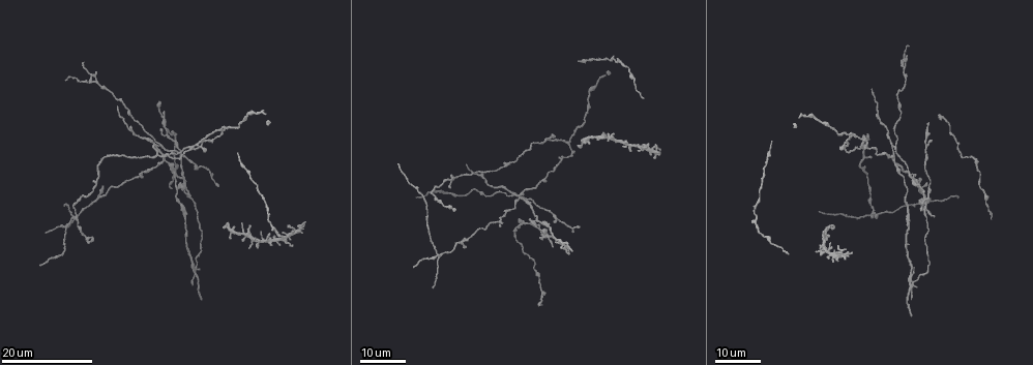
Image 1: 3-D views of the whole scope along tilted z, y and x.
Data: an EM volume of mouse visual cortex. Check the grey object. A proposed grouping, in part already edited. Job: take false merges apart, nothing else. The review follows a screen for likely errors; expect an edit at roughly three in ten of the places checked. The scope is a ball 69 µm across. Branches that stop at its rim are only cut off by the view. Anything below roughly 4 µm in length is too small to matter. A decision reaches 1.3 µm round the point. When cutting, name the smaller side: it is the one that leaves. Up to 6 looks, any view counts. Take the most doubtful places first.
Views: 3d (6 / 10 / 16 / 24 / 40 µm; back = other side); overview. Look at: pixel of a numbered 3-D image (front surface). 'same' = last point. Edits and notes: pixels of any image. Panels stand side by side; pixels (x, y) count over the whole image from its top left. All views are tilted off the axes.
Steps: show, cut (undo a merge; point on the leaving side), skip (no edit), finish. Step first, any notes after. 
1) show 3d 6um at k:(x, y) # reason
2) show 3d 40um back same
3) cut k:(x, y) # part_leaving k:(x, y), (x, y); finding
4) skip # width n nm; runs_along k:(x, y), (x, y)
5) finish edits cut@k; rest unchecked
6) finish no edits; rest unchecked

show 3d 16um at 1:(440, 254) # four or more arms meet

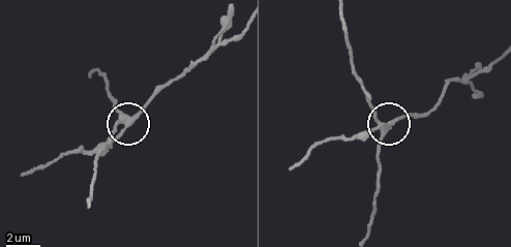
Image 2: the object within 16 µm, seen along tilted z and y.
show 3d 6um at 2:(383, 123) # zoom in

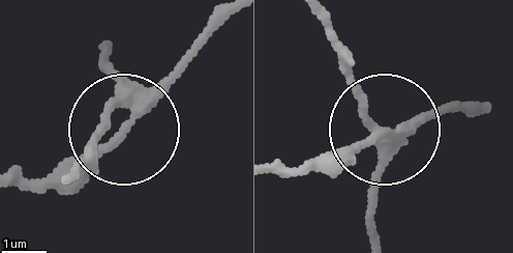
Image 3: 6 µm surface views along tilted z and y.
cut 3:(97, 129) # arms 4; part_leaving 3:(129, 95), (76, 178); two cells meet here

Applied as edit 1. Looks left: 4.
show overview

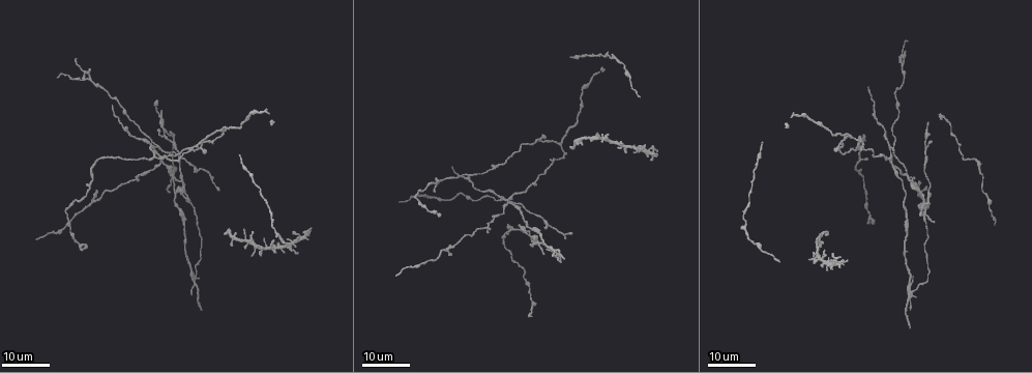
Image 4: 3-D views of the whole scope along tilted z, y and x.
show 3d 24um at 4:(893, 164) # three arms meet

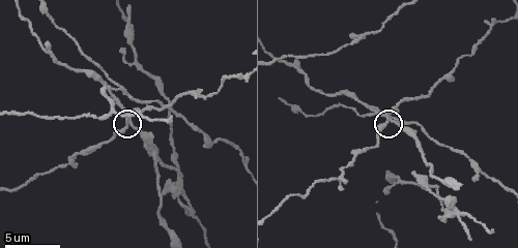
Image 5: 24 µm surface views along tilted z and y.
show 3d 6um at 5:(130, 126) # zoom in

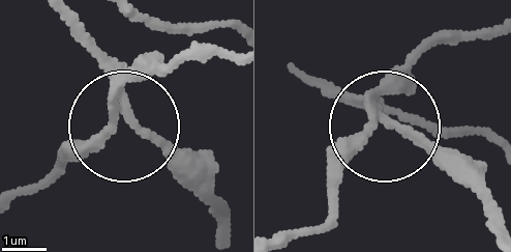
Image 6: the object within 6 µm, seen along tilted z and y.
cut 6:(153, 136) # width 190 nm; part_leaving 6:(116, 91), (134, 130), (219, 223); two cells meet here

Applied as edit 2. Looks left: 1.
show 3d 10um at 5:(377, 212) # thick turns thin

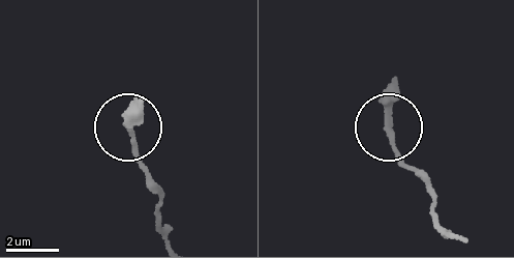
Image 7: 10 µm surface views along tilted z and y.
skip # width 220 nm; continuous, no second cell

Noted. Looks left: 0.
finish edits cut@3, cut@6; rest unchecked

